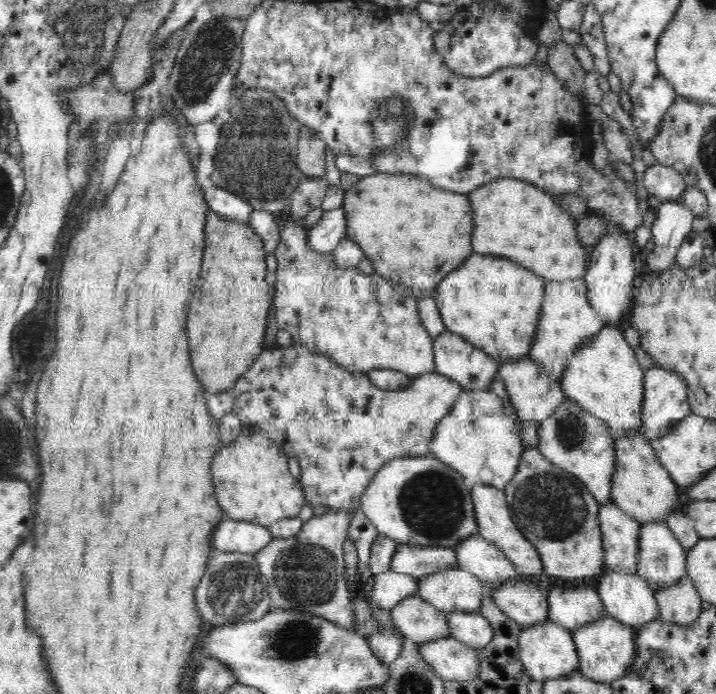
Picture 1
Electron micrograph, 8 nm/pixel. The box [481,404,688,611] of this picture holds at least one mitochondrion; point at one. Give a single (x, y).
(548, 504)

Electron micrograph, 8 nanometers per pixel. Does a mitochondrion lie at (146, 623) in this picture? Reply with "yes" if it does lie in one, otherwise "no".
no

